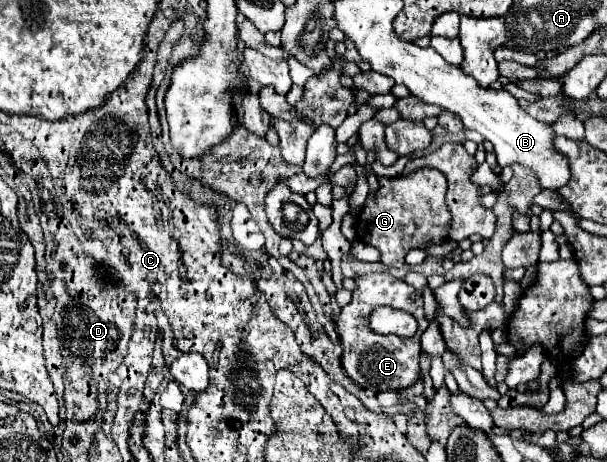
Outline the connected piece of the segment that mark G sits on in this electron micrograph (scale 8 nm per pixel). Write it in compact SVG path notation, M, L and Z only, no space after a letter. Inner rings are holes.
M418 169L406 177L379 177L378 181L381 187L376 193L368 194L356 218L356 234L363 243L380 251L380 263L402 267L410 249L423 250L430 243L440 245L448 238L452 216L446 205L447 180L440 171ZM418 199L422 201L418 203Z

